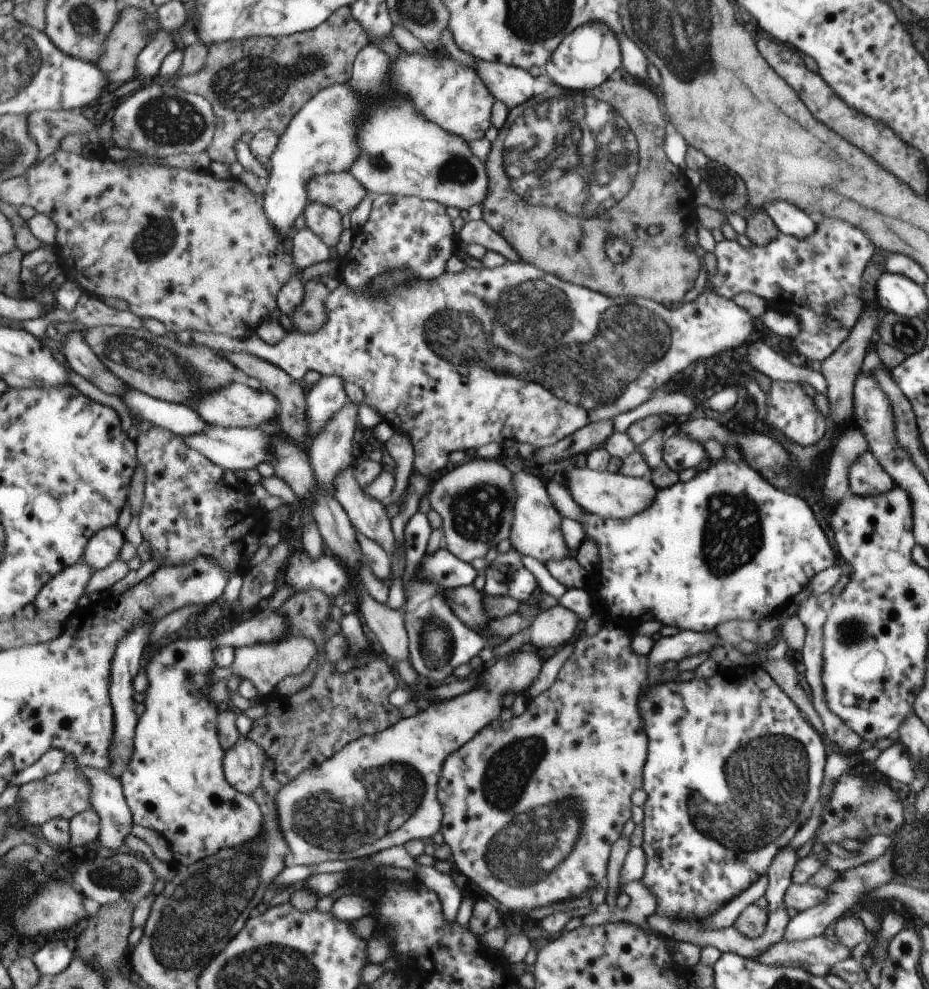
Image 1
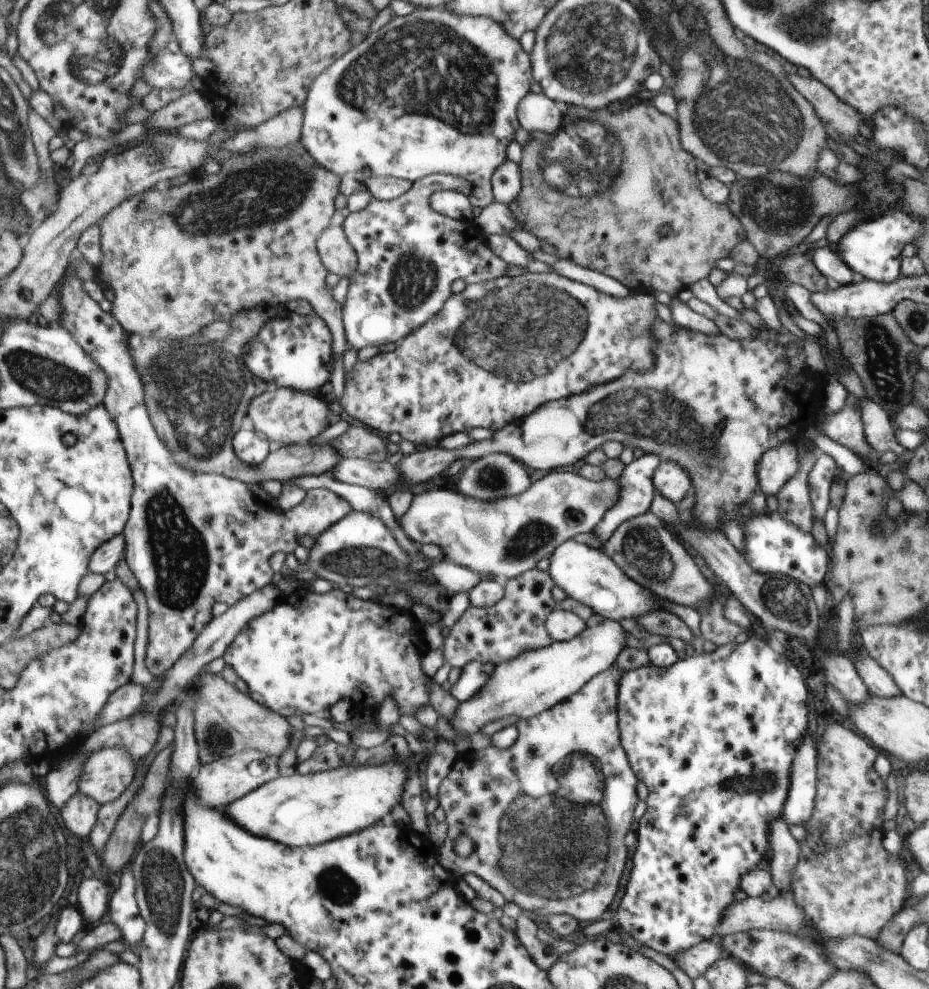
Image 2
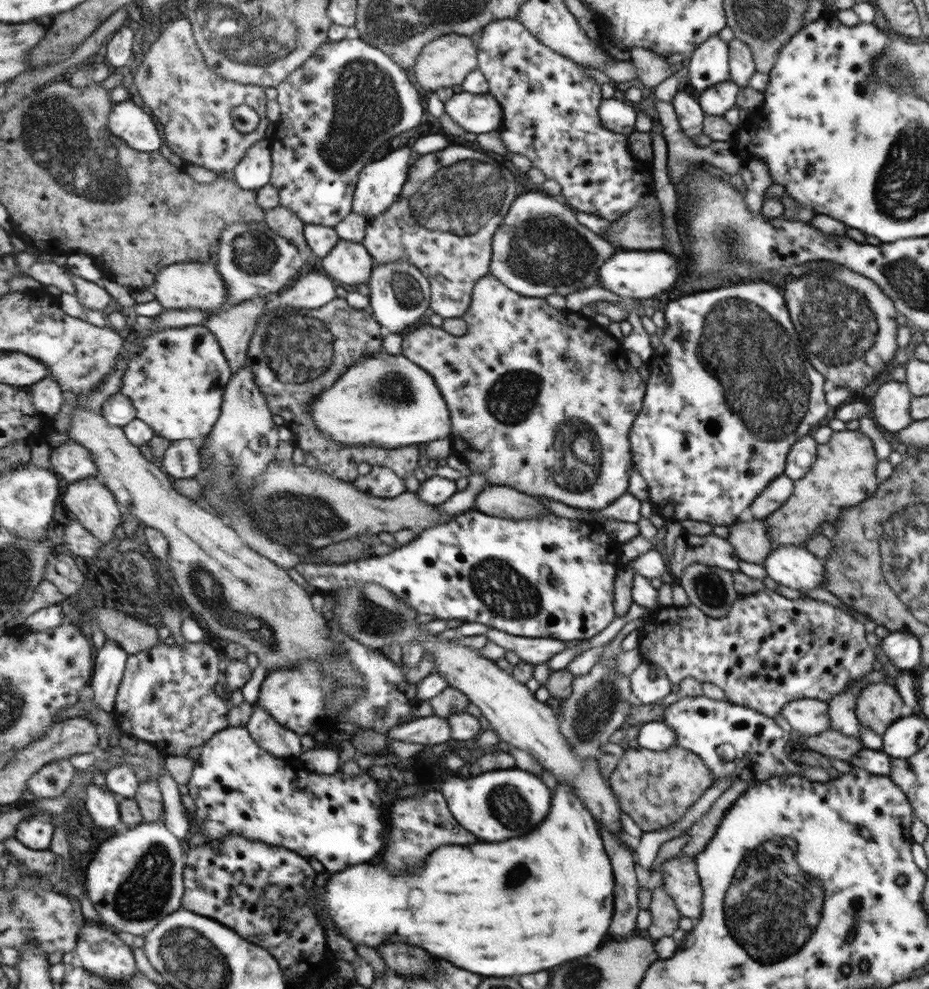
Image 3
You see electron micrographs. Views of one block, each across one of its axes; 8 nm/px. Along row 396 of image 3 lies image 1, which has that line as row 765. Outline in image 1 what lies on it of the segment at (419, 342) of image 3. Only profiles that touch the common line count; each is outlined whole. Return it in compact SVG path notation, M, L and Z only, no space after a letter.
M607 622L597 634L582 636L573 644L572 654L559 669L557 678L544 692L527 701L526 710L518 717L508 721L491 722L480 733L476 734L456 753L447 758L438 784L438 797L443 807L443 826L441 832L444 842L451 848L453 864L466 878L472 889L484 890L502 904L512 904L520 908L522 902L530 908L548 906L586 894L596 888L608 870L610 848L622 836L624 824L630 820L632 802L630 796L636 788L642 788L642 768L647 762L647 732L644 732L642 716L638 714L640 688L648 674L647 655L636 654L632 649L632 637L624 632L621 623Z

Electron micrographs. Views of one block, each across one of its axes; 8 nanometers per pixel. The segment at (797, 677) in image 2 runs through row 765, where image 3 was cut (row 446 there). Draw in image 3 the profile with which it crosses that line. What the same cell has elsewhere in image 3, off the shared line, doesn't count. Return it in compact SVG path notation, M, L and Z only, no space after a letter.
M761 280L742 281L741 284L724 286L708 292L690 294L678 300L665 300L661 303L665 314L664 335L660 343L653 350L652 358L646 363L647 371L647 396L644 396L644 412L640 411L640 420L636 420L636 428L632 428L632 450L636 452L636 472L646 479L650 498L654 505L654 513L665 520L698 520L712 527L731 527L738 520L746 517L748 508L752 502L762 493L762 490L786 472L788 452L791 452L792 444L798 443L806 434L810 434L830 412L830 405L826 403L825 387L826 377L809 360L804 360L805 352L802 352L800 340L794 322L790 322L787 302L782 298L782 292L772 286L772 282Z

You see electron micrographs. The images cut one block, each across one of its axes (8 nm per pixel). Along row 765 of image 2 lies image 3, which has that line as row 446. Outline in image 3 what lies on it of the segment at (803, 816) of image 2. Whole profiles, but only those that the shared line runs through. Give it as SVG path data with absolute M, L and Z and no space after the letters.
M804 436L798 443L792 444L788 452L786 476L793 482L801 480L814 465L817 457L817 443L813 436Z

